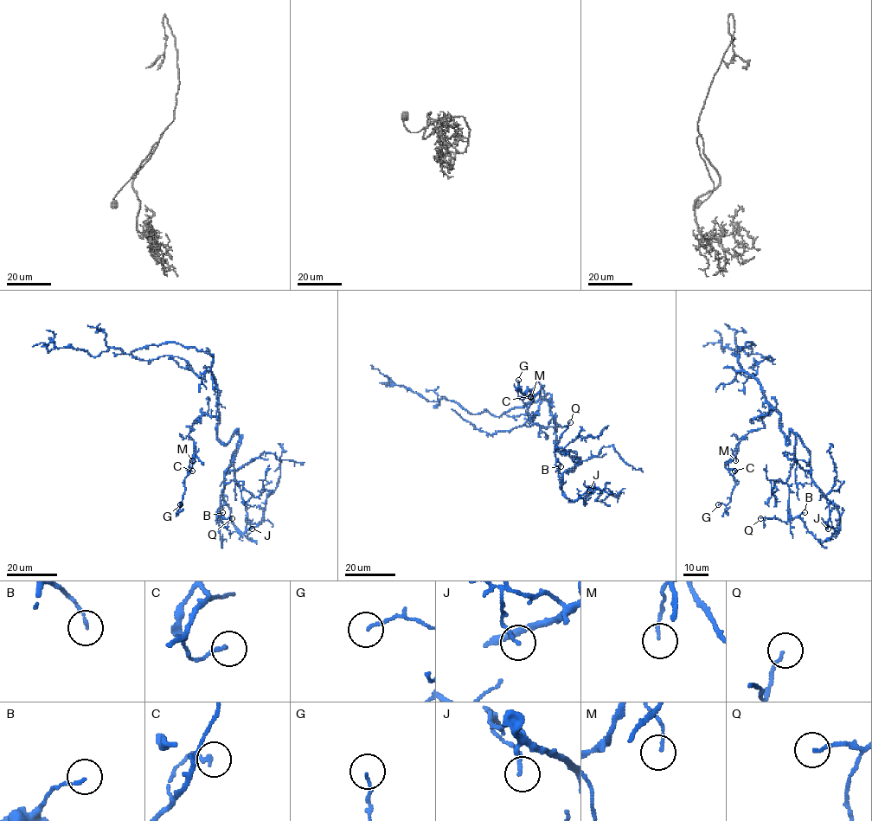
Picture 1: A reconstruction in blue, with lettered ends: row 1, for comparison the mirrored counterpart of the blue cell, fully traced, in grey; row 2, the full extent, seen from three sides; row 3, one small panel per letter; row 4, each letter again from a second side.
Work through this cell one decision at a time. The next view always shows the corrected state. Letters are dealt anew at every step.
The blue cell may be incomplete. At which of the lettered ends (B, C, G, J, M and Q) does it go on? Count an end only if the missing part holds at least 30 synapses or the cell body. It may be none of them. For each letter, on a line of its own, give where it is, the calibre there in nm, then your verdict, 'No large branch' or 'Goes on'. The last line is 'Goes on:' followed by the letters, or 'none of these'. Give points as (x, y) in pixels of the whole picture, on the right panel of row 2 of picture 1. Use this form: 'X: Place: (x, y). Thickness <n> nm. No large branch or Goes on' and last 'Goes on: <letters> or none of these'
B: Place: (804, 512). Thickness 130 nm. No large branch
C: Place: (734, 471). Thickness 160 nm. No large branch
G: Place: (718, 504). Thickness 100 nm. No large branch
J: Place: (828, 529). Thickness 100 nm. No large branch
M: Place: (735, 460). Thickness 100 nm. No large branch
Q: Place: (760, 518). Thickness 120 nm. No large branch
Goes on: none of these

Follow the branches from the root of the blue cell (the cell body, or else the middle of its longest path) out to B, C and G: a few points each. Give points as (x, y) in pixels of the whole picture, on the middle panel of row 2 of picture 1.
B: (557, 440), (556, 447), (574, 451), (580, 458), (556, 450), (561, 466)
C: (557, 440), (554, 426), (529, 426), (527, 408), (532, 401), (532, 393), (528, 387), (525, 395), (530, 396)
G: (557, 440), (554, 426), (529, 426), (527, 408), (532, 393), (528, 387), (522, 397), (518, 380)

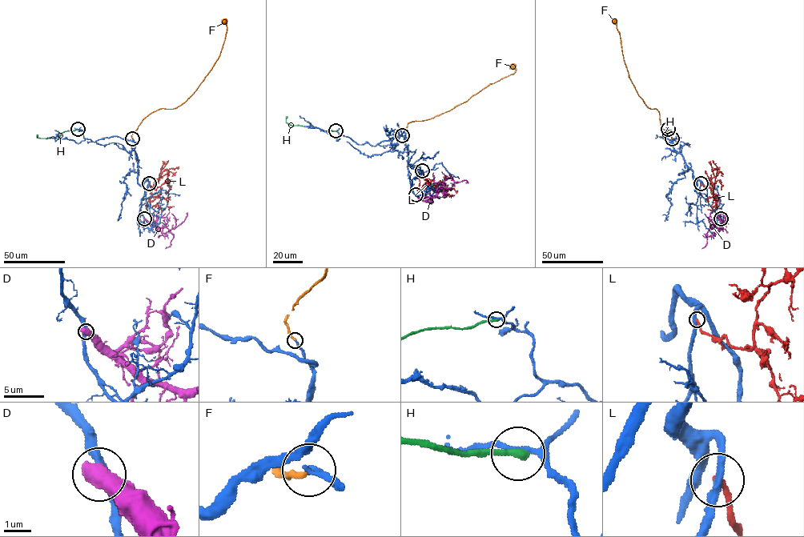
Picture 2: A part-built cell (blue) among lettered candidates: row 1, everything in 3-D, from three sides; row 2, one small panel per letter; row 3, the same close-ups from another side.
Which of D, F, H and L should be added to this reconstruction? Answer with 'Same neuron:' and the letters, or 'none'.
Same neuron: F

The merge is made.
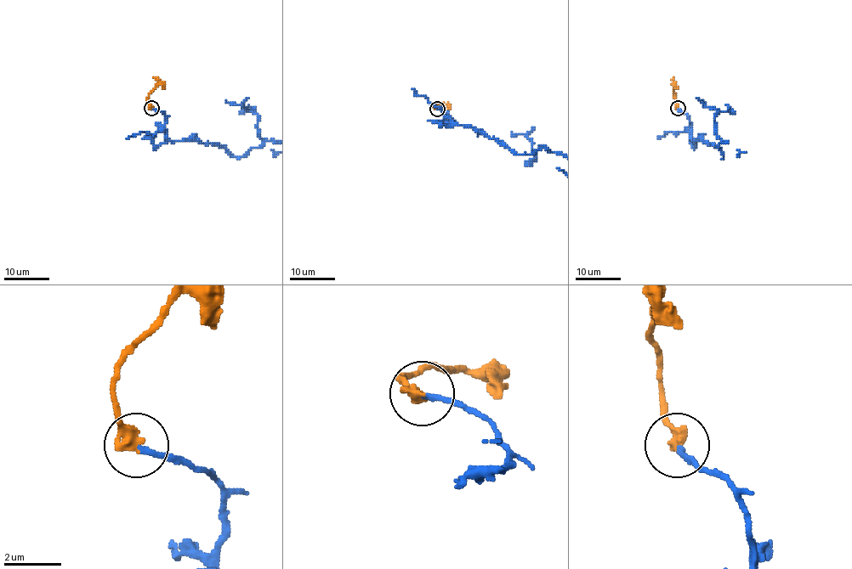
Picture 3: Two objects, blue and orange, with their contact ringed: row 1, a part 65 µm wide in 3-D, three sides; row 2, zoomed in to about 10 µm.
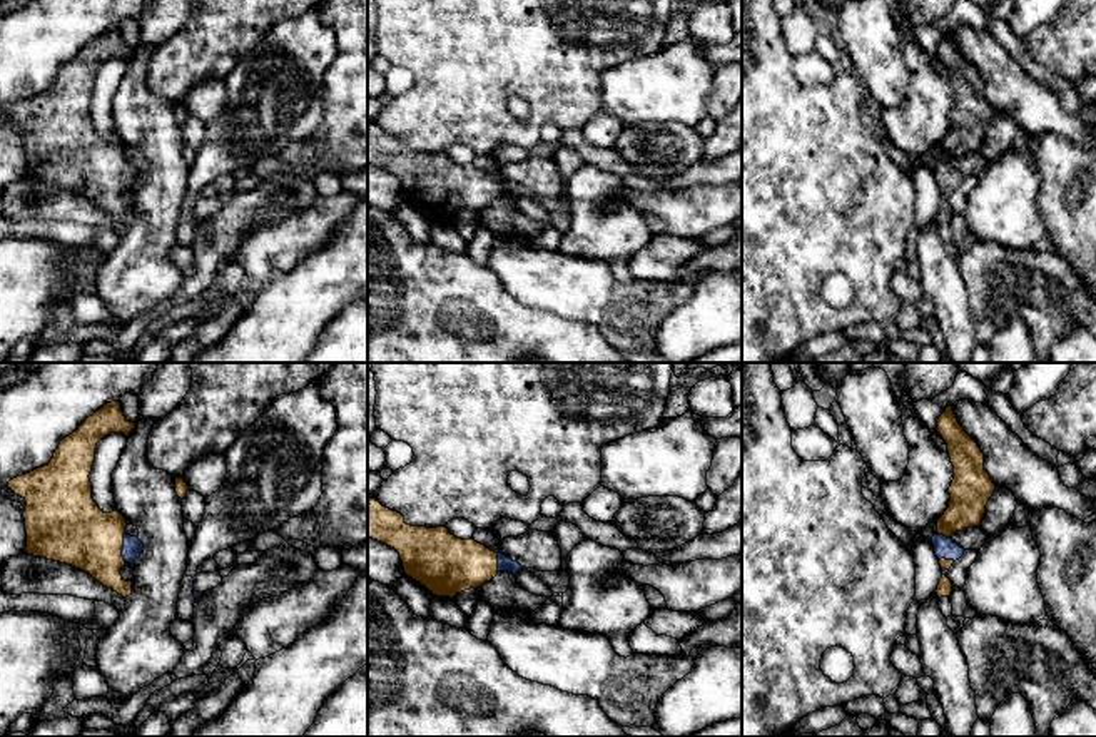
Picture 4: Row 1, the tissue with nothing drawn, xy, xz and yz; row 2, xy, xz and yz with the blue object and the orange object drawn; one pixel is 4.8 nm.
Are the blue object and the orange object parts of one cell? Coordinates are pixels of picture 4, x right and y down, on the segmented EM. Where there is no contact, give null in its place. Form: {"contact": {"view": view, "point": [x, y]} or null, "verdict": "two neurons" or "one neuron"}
{"contact": {"view": "xy", "point": [124, 547]}, "verdict": "one neuron"}

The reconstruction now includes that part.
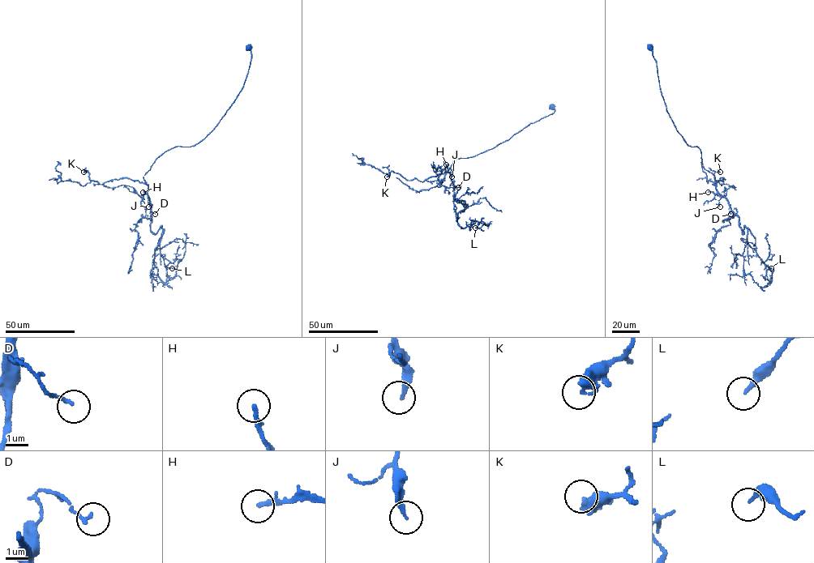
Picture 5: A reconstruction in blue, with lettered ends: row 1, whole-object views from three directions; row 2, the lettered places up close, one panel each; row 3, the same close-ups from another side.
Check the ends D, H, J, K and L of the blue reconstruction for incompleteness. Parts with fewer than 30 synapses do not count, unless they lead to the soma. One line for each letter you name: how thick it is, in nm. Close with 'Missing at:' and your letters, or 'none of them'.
H: Thickness 200 nm
Missing at: H

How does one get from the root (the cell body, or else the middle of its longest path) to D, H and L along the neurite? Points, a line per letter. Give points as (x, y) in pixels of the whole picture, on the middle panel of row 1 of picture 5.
D: (552, 107), (552, 114), (493, 148), (455, 159), (447, 172), (451, 172), (451, 181), (458, 187)
H: (552, 107), (554, 109), (552, 114), (531, 123), (493, 148), (455, 159), (447, 172), (450, 174), (446, 164)
L: (552, 107), (447, 172), (466, 206), (457, 223), (475, 228)

